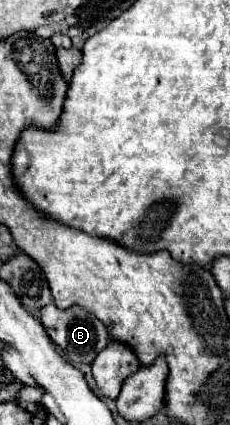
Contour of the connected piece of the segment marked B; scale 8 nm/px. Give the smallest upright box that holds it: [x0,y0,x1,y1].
[42,303,110,363]

